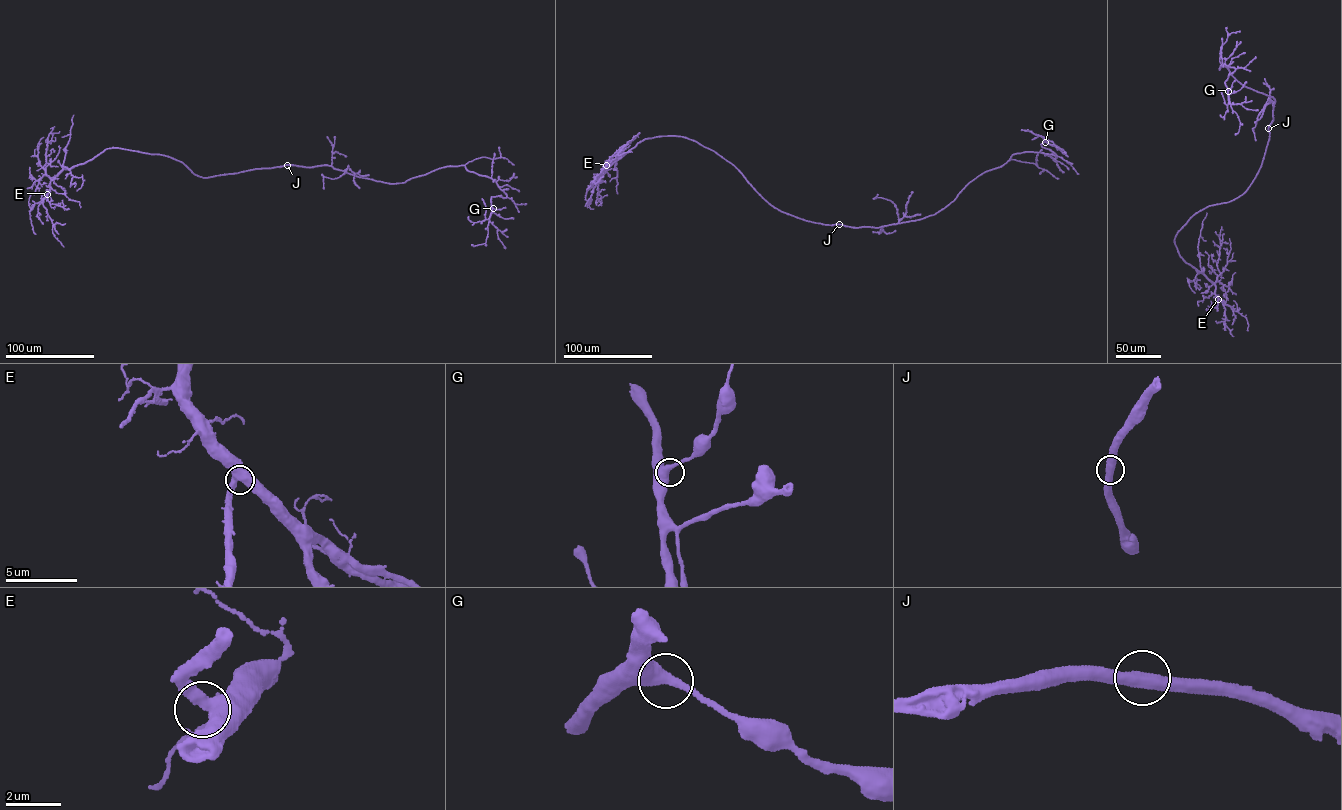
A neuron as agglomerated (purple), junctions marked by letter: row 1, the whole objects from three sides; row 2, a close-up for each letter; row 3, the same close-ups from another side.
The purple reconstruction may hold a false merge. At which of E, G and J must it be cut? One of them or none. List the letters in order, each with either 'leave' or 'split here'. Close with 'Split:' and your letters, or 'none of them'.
E: leave
G: leave
J: leave
Split: none of them

